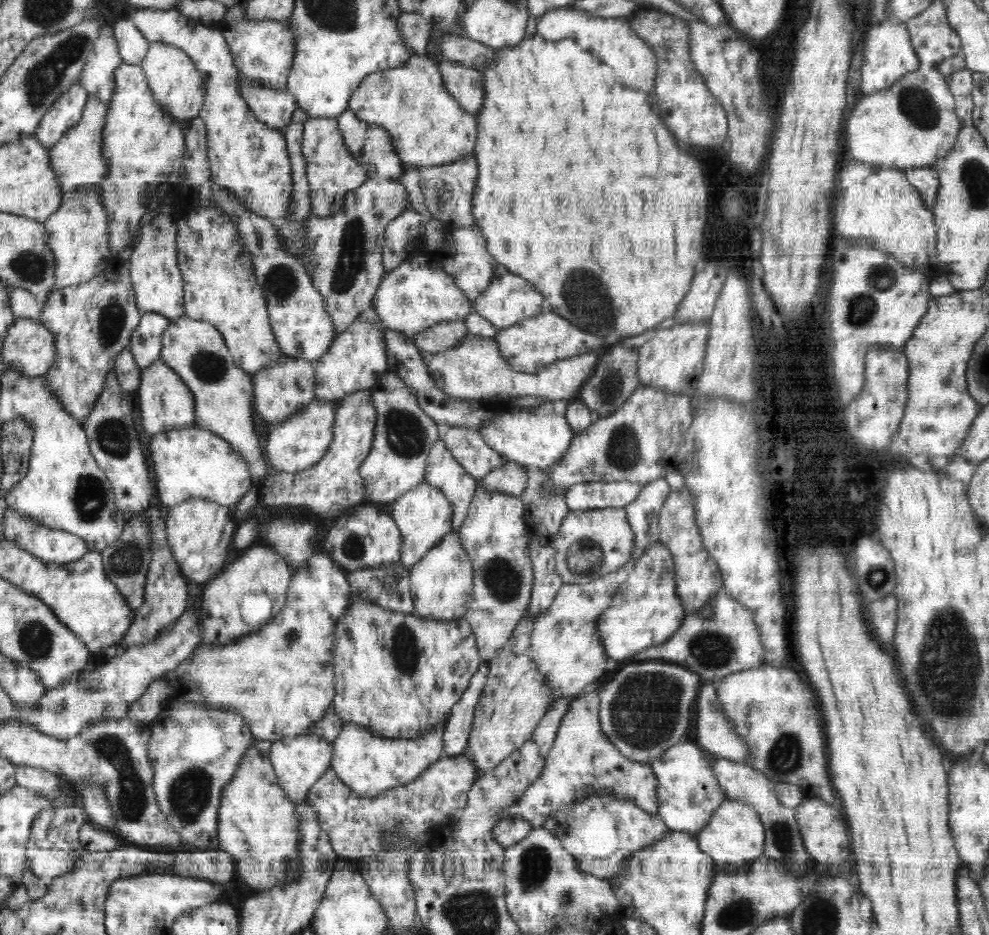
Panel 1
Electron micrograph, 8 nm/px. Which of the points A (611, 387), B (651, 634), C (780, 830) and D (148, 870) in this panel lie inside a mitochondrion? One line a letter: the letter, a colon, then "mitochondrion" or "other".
A: mitochondrion
B: other
C: mitochondrion
D: other

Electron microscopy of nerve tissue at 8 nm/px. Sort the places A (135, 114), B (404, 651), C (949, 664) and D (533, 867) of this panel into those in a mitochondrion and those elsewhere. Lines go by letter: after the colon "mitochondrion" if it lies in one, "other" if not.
A: other
B: mitochondrion
C: mitochondrion
D: mitochondrion

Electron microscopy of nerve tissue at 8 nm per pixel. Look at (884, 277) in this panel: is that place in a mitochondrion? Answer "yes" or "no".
yes

